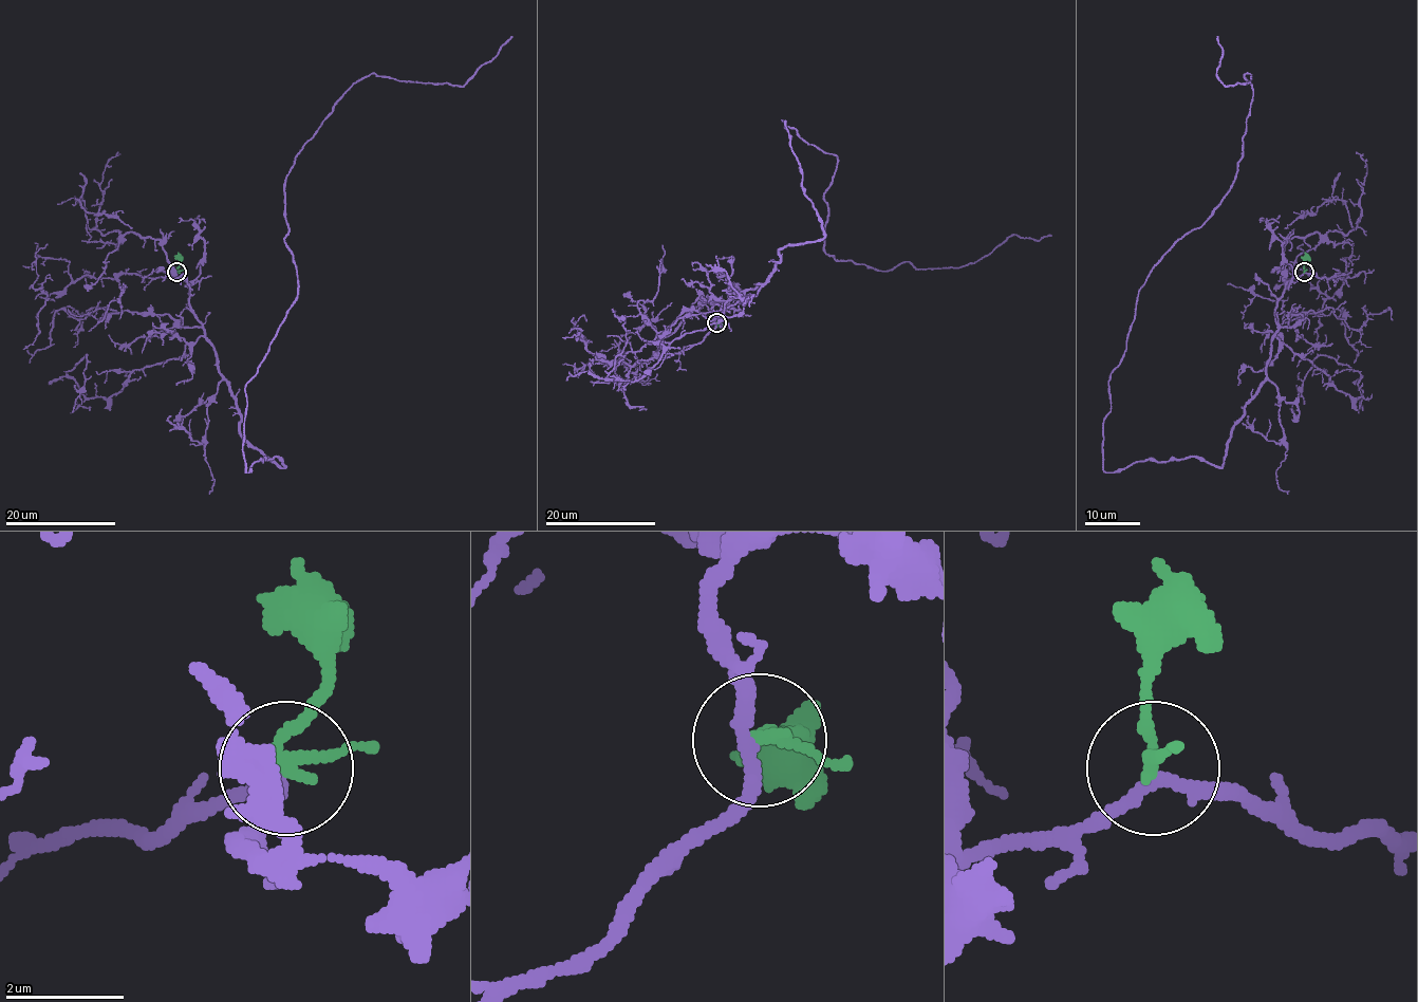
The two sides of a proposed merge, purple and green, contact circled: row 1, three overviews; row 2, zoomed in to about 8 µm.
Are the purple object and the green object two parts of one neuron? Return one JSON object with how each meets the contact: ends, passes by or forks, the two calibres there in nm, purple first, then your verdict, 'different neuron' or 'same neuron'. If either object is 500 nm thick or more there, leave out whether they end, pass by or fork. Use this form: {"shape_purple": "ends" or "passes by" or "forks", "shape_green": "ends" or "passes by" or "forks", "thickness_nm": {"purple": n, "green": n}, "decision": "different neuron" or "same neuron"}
{"shape_purple": "passes by", "shape_green": "passes by", "thickness_nm": {"purple": 240, "green": 200}, "decision": "same neuron"}

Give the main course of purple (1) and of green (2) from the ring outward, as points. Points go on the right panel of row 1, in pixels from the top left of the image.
1: (1305, 273), (1220, 467), (1104, 470), (1138, 289), (1242, 155), (1251, 76), (1225, 86), (1216, 36)
2: (1305, 271), (1305, 252)

